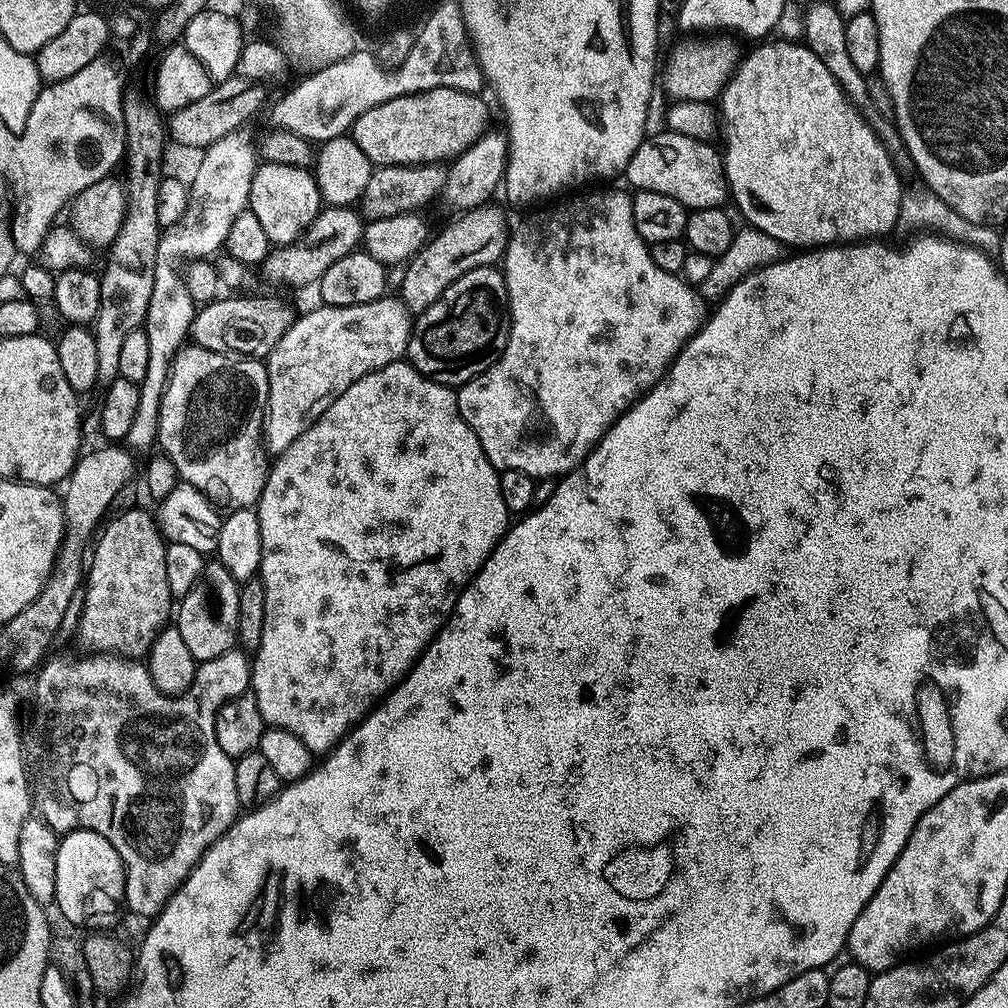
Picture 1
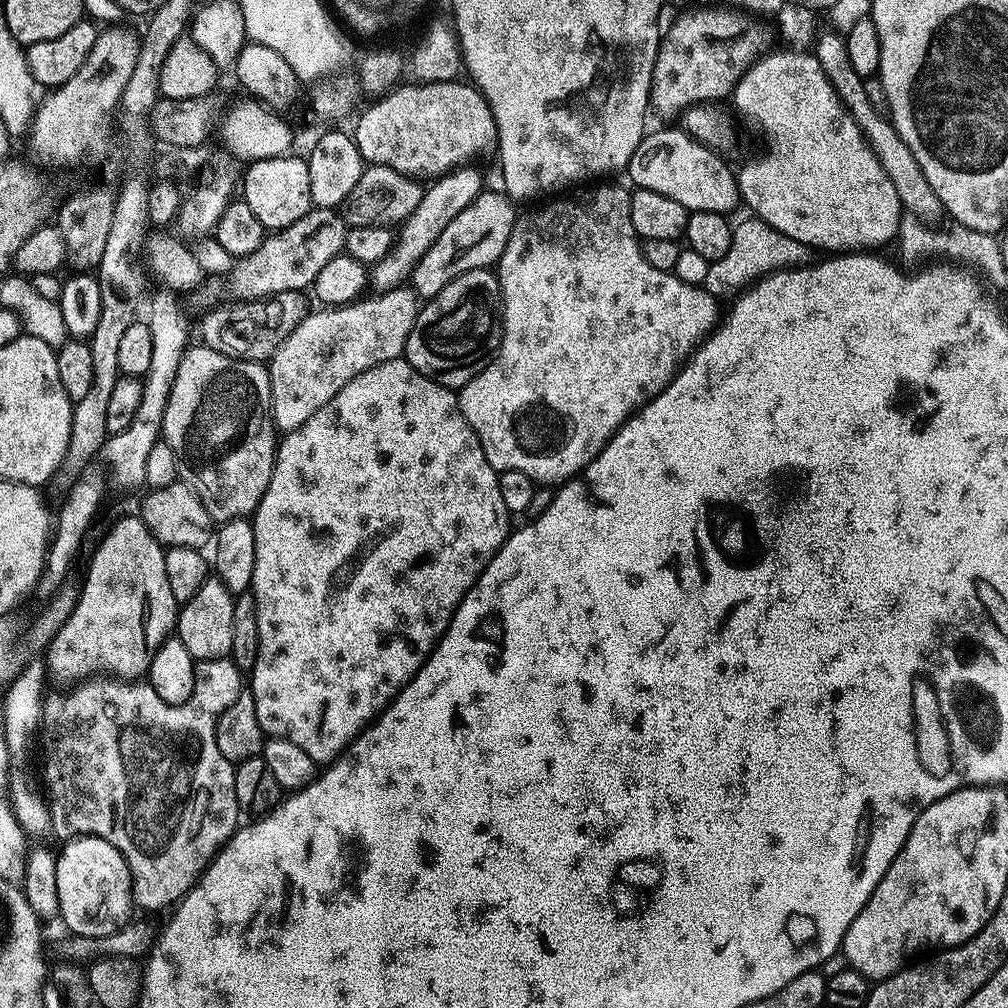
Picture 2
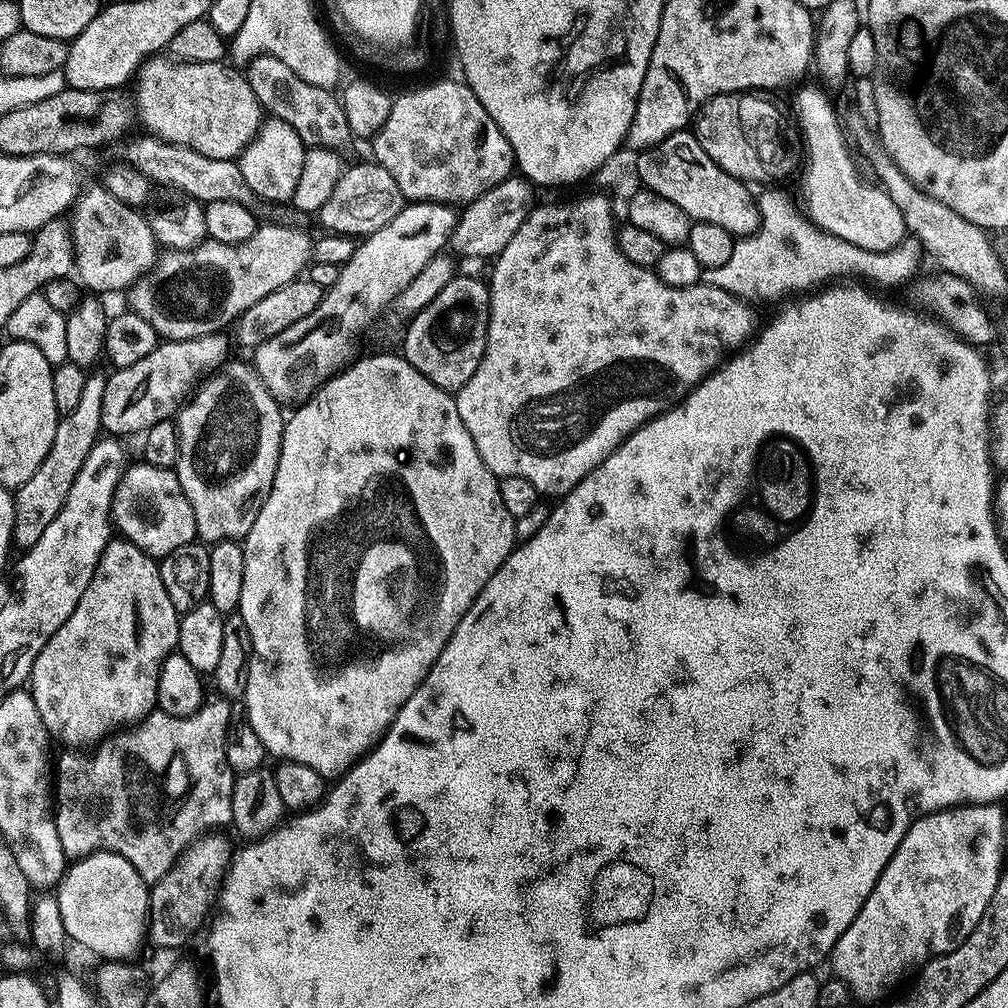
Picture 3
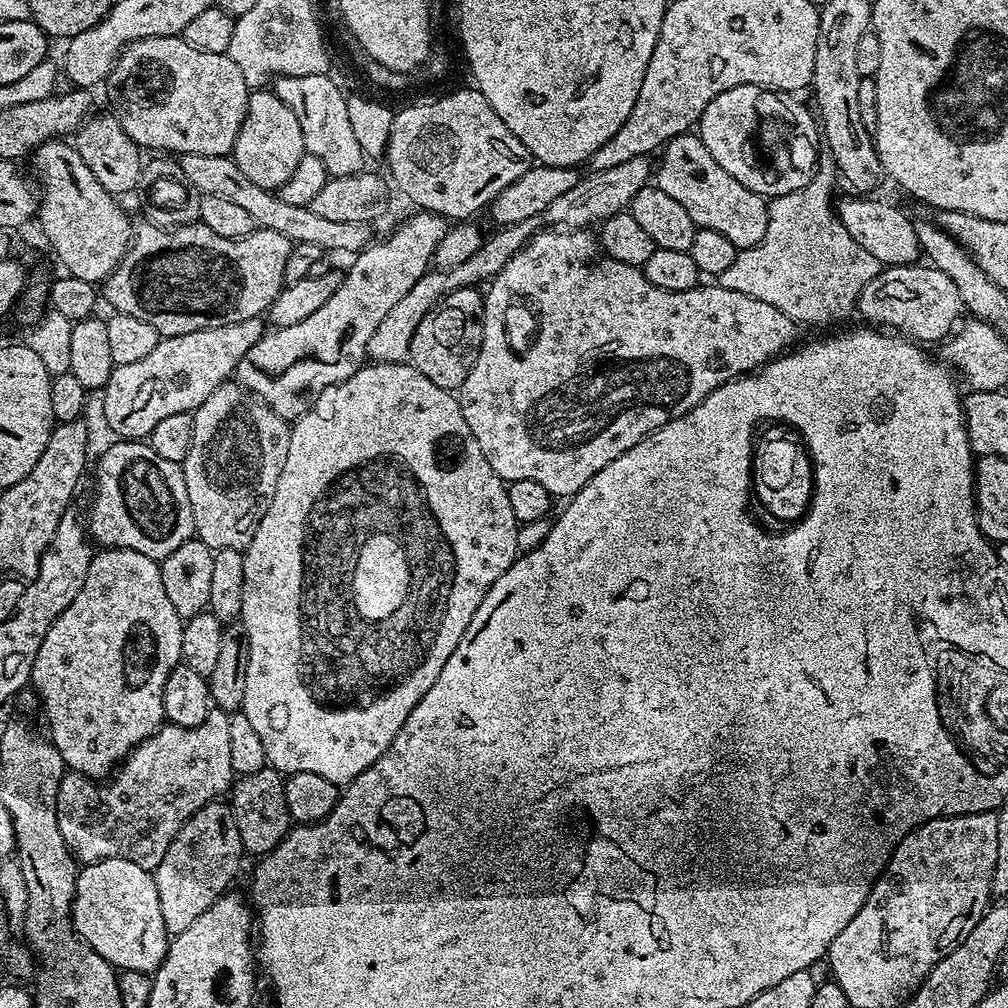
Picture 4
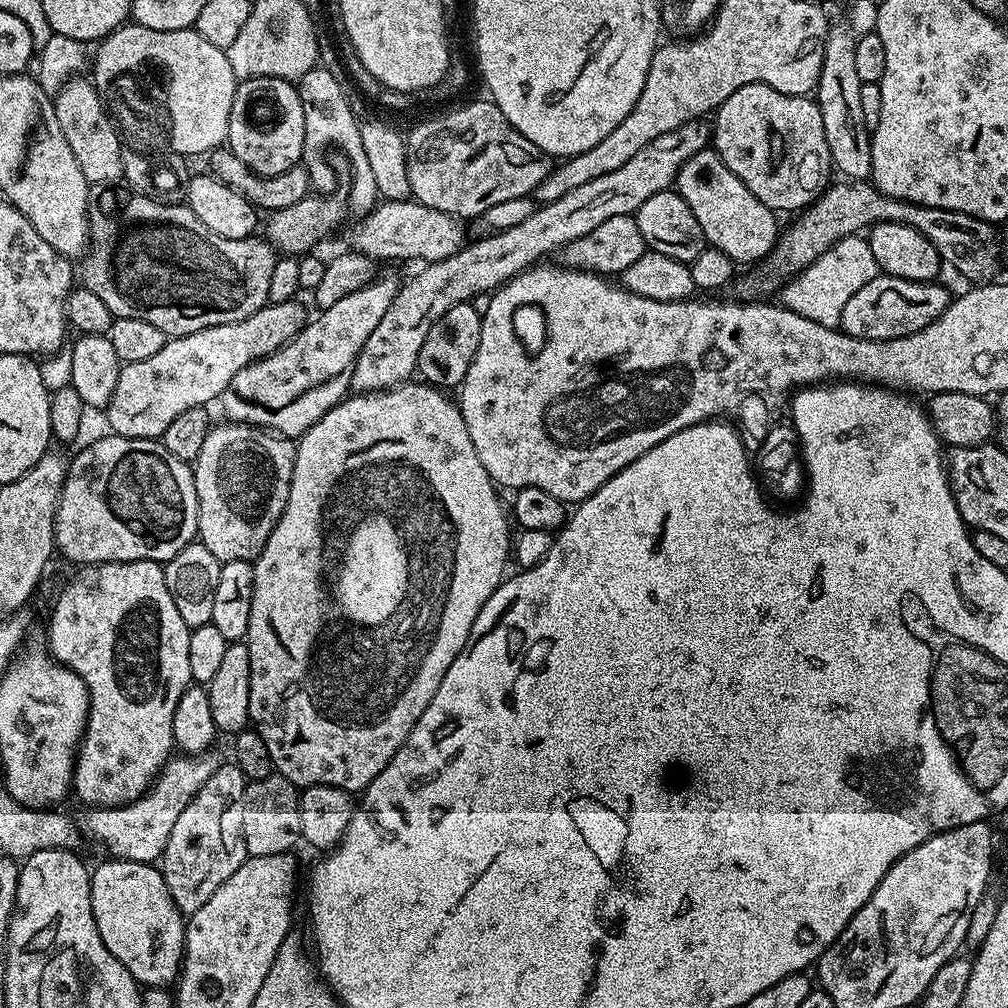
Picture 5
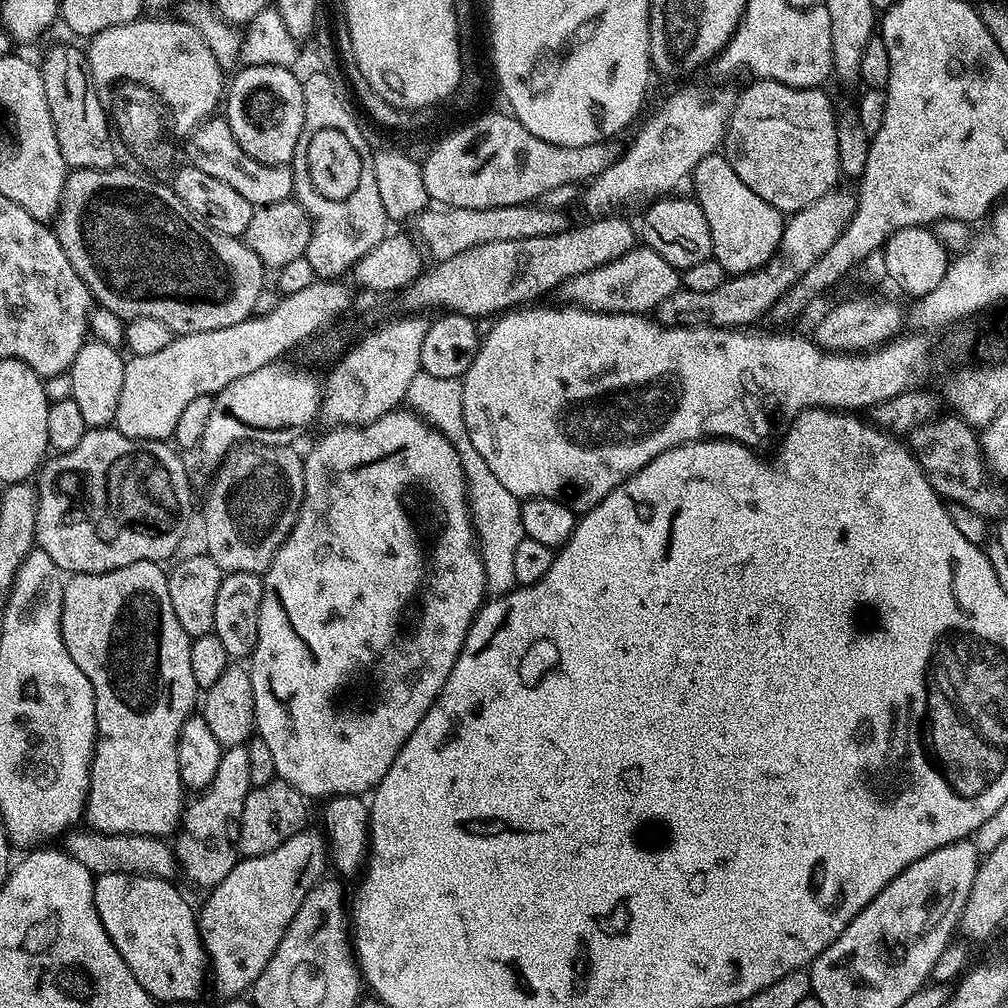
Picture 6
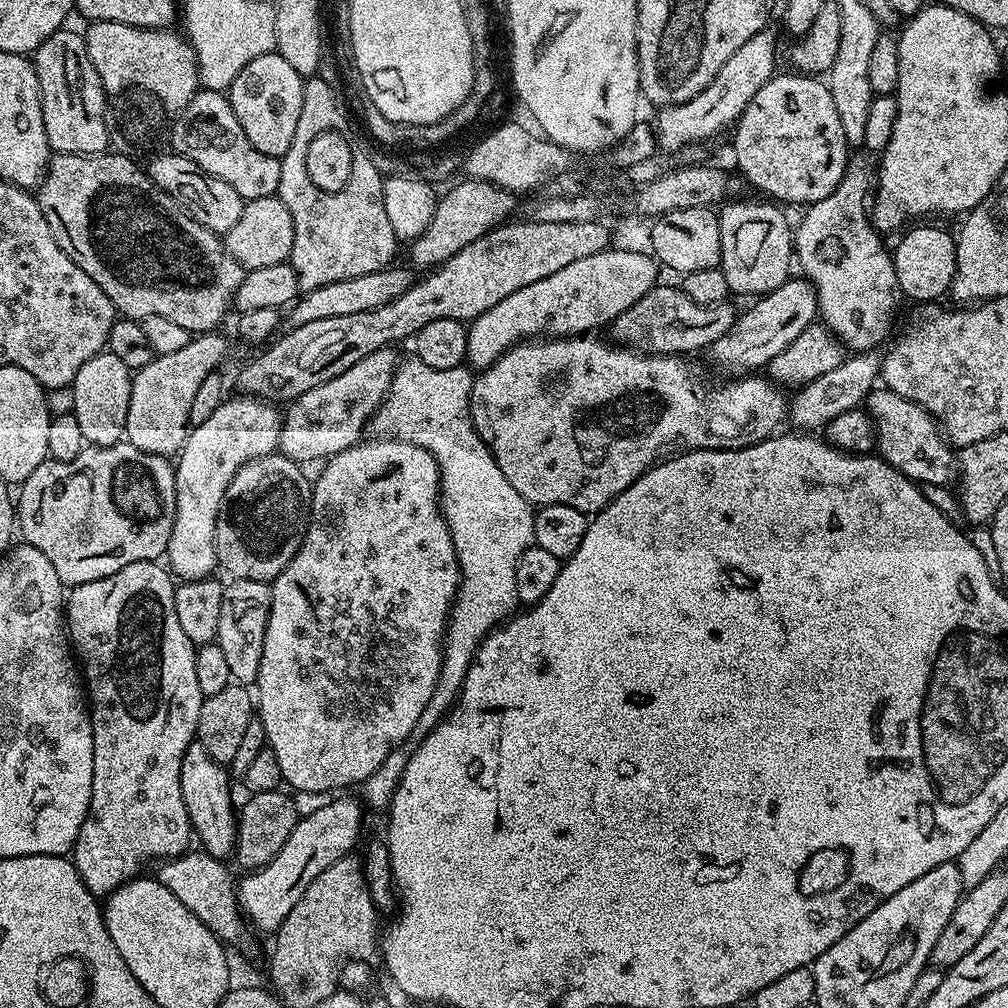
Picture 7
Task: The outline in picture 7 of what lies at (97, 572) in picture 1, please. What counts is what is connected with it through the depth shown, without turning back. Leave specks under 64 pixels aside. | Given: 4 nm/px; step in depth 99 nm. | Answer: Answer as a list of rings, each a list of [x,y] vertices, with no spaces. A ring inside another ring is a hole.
[[[155,560],[130,562],[130,566],[122,566],[114,574],[106,578],[98,578],[94,582],[75,585],[66,596],[66,631],[70,637],[71,647],[74,649],[75,659],[82,669],[82,680],[86,685],[86,700],[90,705],[92,717],[92,737],[94,738],[94,782],[92,783],[92,797],[86,818],[82,822],[82,830],[76,839],[76,846],[70,853],[70,859],[76,865],[76,872],[82,882],[97,898],[107,897],[117,888],[137,879],[141,875],[140,867],[147,860],[163,862],[173,856],[182,856],[189,851],[188,839],[193,839],[192,823],[186,814],[186,802],[182,802],[182,786],[180,785],[180,771],[182,758],[188,747],[196,740],[198,714],[202,710],[204,695],[198,690],[198,678],[194,674],[194,658],[196,648],[186,638],[182,625],[178,623],[178,614],[174,610],[174,594],[176,584],[170,575],[169,569],[163,563]]]

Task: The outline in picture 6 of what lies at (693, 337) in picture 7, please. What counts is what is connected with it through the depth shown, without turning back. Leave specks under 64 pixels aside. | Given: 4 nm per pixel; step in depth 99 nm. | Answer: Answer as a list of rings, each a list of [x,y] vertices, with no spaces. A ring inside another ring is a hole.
[[[843,186],[831,188],[818,202],[810,202],[802,210],[791,213],[787,217],[782,238],[778,242],[776,252],[758,270],[729,275],[718,286],[718,290],[710,290],[706,294],[681,290],[670,294],[659,308],[655,309],[655,319],[665,326],[683,326],[685,328],[743,328],[747,329],[755,320],[766,316],[777,303],[800,281],[802,274],[838,242],[852,215],[856,213],[857,193]]]

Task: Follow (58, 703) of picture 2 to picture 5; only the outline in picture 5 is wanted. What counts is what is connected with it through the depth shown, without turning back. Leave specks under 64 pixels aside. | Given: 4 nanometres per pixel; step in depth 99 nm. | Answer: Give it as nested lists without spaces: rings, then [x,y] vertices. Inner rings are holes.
[[[205,750],[199,754],[176,754],[169,759],[168,763],[161,768],[151,788],[138,799],[130,801],[128,804],[117,804],[115,808],[93,808],[87,814],[88,817],[82,820],[82,828],[88,832],[117,860],[133,860],[143,864],[151,864],[159,861],[166,850],[166,842],[170,838],[170,830],[174,830],[174,822],[178,822],[178,814],[186,810],[186,806],[210,782],[210,778],[220,769],[221,757],[215,756],[215,751]]]

